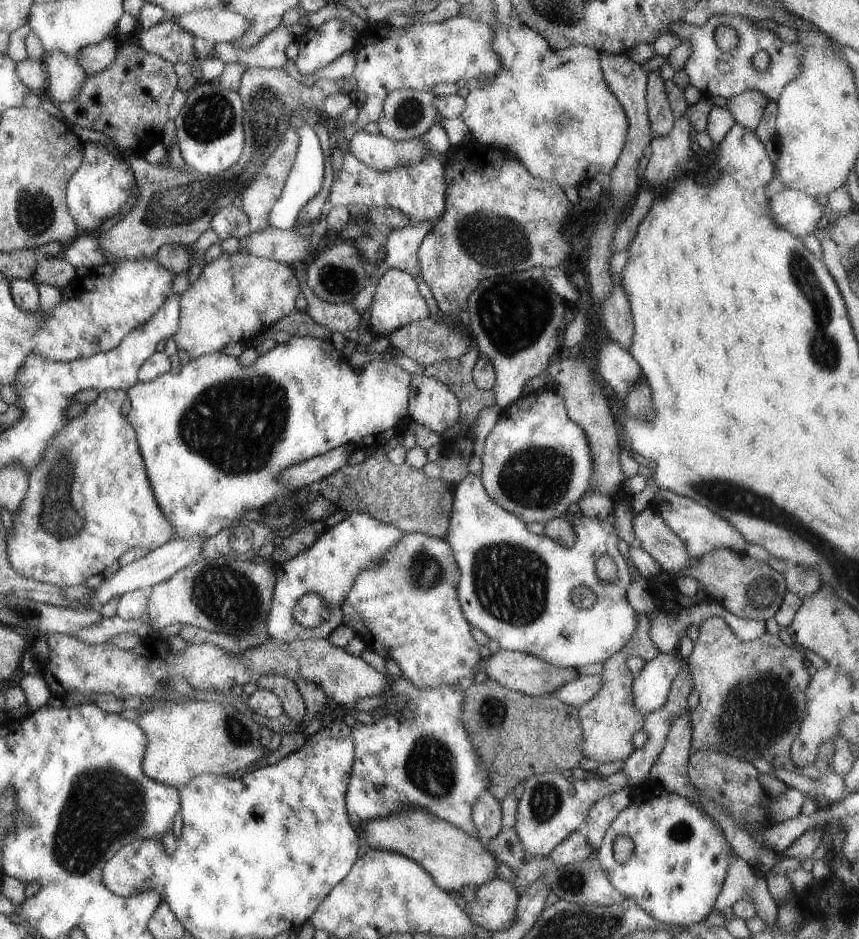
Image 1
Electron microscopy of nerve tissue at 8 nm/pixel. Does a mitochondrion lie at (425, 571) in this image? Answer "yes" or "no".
yes

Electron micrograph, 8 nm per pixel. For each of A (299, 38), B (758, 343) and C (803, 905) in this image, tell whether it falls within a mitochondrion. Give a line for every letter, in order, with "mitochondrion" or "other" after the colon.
A: other
B: other
C: other

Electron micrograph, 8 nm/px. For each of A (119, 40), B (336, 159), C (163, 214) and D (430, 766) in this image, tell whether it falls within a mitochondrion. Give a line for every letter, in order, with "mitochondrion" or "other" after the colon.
A: other
B: other
C: mitochondrion
D: mitochondrion

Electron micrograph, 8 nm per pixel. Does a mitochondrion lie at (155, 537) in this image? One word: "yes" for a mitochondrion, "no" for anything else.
no

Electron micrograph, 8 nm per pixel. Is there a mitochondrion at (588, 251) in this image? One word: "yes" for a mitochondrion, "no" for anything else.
no

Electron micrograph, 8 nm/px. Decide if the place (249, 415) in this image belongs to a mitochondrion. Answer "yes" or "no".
yes

